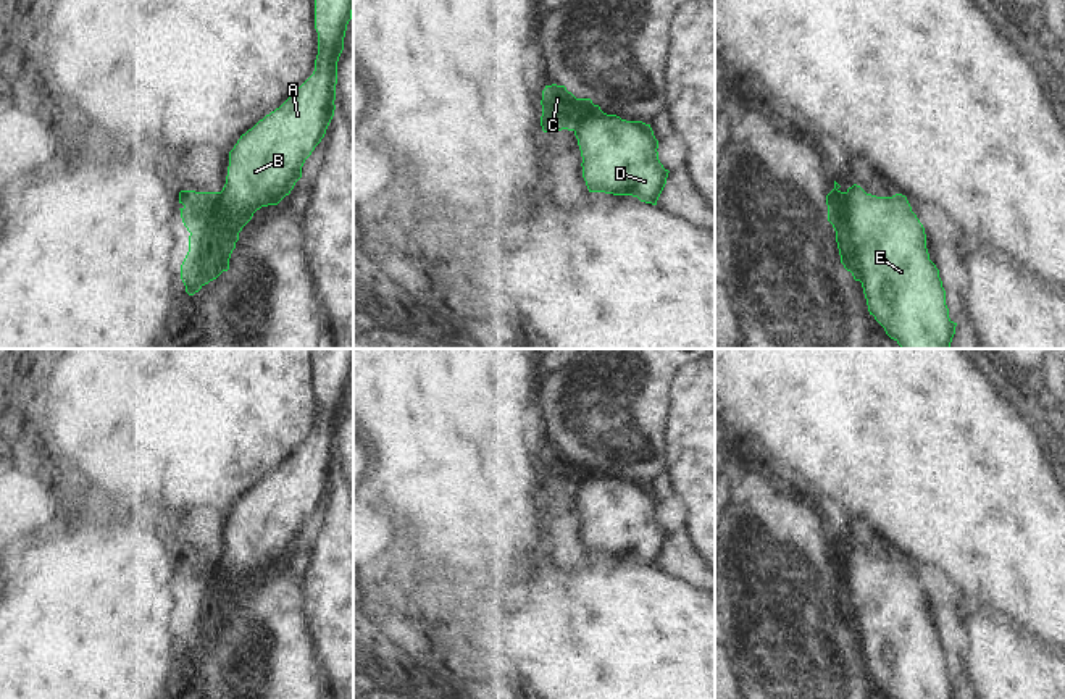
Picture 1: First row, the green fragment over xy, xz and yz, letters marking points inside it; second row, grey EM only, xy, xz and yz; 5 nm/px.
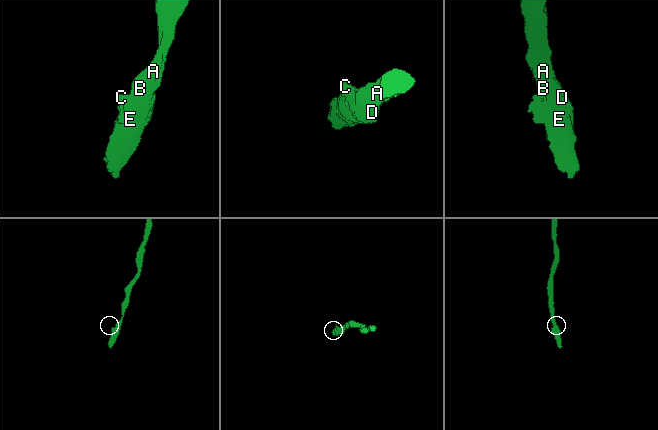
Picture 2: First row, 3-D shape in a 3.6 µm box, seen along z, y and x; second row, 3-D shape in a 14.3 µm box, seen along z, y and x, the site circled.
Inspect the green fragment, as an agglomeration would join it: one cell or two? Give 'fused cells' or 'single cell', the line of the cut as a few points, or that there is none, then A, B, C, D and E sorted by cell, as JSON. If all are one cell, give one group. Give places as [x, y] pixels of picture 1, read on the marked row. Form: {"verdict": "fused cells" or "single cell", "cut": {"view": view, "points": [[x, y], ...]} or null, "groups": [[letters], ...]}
{"verdict": "fused cells", "cut": {"view": "yz", "points": [[846, 192], [851, 236], [860, 262], [860, 281]]}, "groups": [["A", "B", "D", "E"], ["C"]]}

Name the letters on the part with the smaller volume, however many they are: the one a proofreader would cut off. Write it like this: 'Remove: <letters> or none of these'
Remove: C

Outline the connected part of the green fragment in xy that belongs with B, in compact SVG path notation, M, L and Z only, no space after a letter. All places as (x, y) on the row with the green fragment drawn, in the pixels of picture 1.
M315 0L318 55L313 74L274 111L240 136L229 152L221 190L237 232L261 207L278 205L302 178L302 166L334 116L337 61L353 0Z

